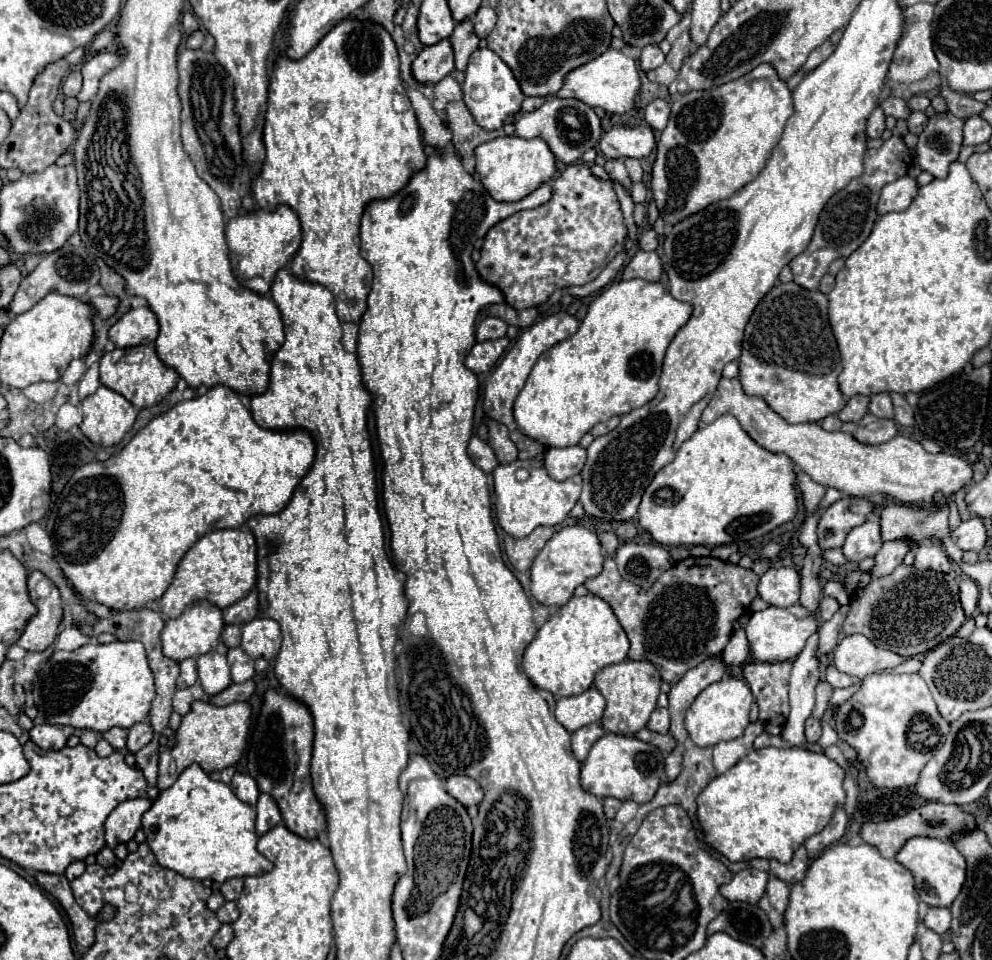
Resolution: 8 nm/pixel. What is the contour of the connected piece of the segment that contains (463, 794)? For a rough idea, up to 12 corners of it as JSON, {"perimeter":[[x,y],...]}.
{"perimeter":[[449,777],[447,793],[465,807],[483,801],[483,789],[471,777]]}

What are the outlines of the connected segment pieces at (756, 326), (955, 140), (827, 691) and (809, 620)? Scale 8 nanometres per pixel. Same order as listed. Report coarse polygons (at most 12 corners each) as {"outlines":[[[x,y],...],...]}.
{"outlines":[[[777,283],[739,379],[787,423],[847,401],[827,295]],[[929,119],[915,149],[937,179],[949,175],[963,147],[965,119]],[[821,681],[817,691],[817,703],[813,709],[813,717],[821,719],[831,689],[829,683]],[[767,607],[745,633],[757,661],[789,661],[817,631],[801,609]]]}

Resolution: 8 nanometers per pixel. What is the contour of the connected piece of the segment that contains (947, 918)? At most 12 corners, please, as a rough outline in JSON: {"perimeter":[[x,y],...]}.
{"perimeter":[[949,909],[927,911],[923,925],[943,935],[951,925]]}

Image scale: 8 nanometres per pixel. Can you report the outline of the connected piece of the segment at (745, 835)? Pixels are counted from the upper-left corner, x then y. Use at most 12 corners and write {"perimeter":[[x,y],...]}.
{"perimeter":[[757,749],[699,793],[703,841],[789,863],[845,803],[823,753]]}

